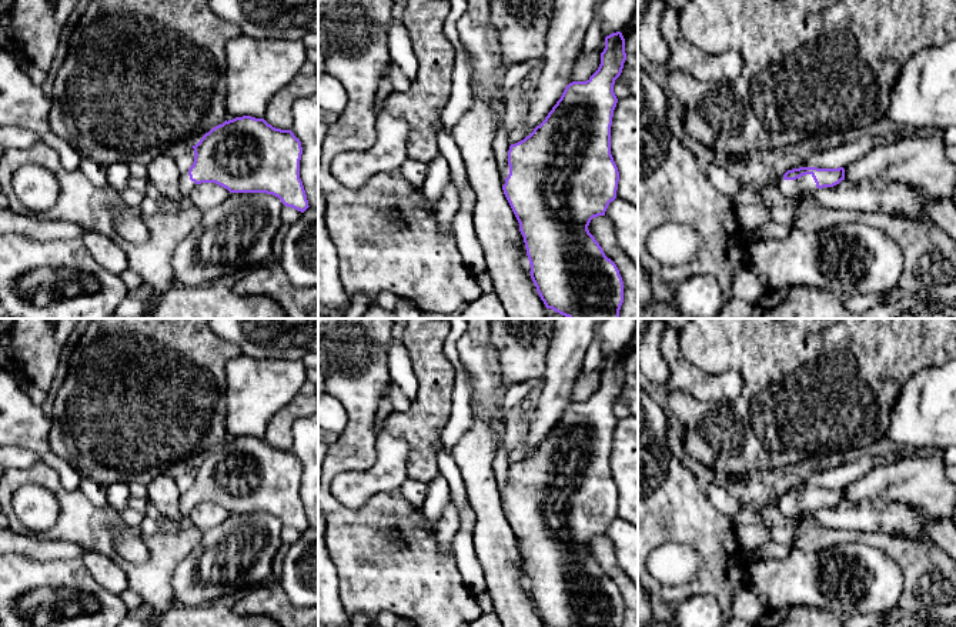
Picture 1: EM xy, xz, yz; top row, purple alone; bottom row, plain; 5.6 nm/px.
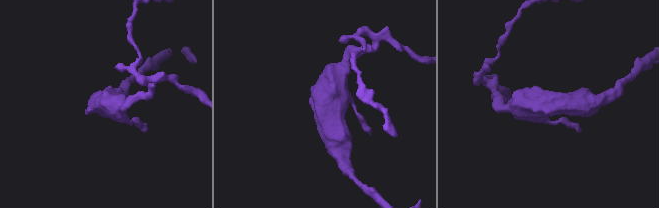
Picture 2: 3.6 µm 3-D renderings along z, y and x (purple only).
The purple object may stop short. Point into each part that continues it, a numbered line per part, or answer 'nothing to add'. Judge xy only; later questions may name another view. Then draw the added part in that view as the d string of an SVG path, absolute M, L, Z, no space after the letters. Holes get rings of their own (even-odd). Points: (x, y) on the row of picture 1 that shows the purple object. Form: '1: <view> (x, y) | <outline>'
1: xy (184, 183) | M188 170L178 177L178 187L181 197L187 200L190 191L195 187L197 184L190 180Z

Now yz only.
1: yz (791, 189) | M812 174L802 176L796 180L783 180L779 189L786 200L793 201L798 201L802 194L809 194L818 190Z

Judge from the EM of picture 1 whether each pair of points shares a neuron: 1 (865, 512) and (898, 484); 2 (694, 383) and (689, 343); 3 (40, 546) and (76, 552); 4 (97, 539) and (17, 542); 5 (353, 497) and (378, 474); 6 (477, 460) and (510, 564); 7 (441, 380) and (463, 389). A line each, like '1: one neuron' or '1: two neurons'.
1: two neurons
2: two neurons
3: one neuron
4: two neurons
5: one neuron
6: one neuron
7: two neurons

